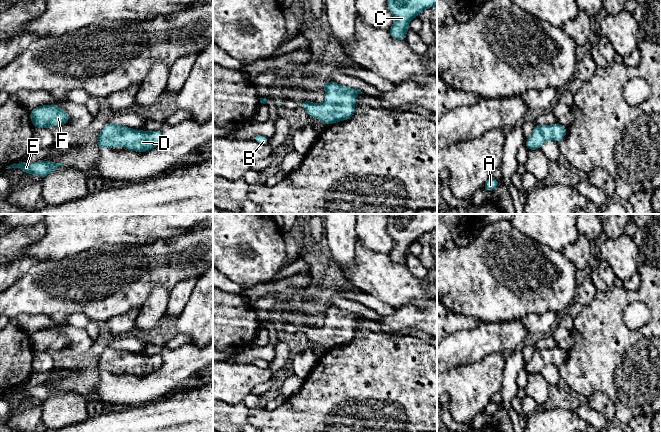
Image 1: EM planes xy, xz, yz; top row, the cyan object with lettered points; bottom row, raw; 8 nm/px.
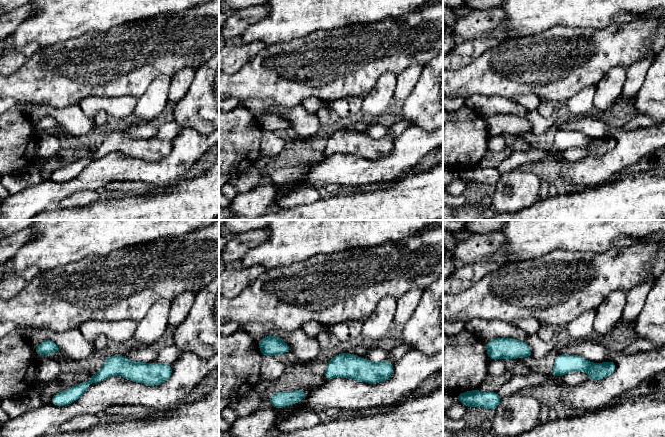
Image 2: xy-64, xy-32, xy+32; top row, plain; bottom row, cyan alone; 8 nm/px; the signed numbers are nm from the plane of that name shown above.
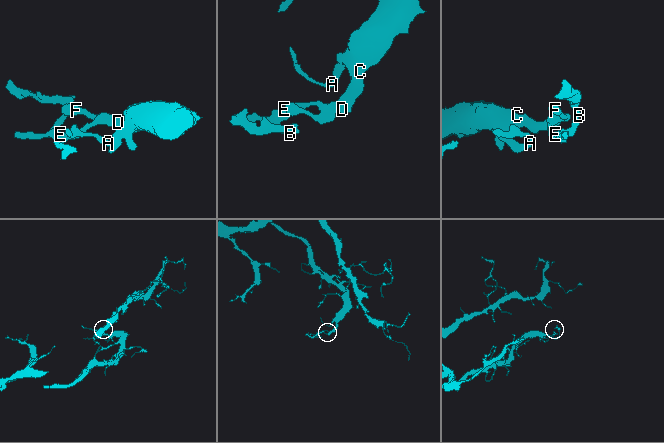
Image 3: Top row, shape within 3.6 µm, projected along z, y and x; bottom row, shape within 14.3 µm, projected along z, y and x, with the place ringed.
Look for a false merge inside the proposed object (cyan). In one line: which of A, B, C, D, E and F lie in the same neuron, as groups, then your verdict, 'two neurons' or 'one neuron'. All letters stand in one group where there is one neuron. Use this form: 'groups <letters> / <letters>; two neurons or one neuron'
groups A B C D E F; one neuron

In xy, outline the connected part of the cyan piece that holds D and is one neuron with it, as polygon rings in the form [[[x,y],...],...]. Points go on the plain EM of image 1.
[[[108,346],[99,357],[96,367],[100,373],[124,370],[127,374],[147,376],[163,364],[161,354],[145,356]]]

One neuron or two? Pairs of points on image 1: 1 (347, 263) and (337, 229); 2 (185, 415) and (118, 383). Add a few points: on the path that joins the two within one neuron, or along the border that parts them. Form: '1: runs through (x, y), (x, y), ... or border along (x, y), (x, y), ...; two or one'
1: runs through (344, 255), (340, 237); one
2: border along (177, 390), (155, 401), (133, 405); two

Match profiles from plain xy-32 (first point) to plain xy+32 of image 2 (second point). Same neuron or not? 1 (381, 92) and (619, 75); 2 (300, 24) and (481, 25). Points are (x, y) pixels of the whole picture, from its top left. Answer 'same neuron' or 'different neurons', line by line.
1: same neuron
2: different neurons

